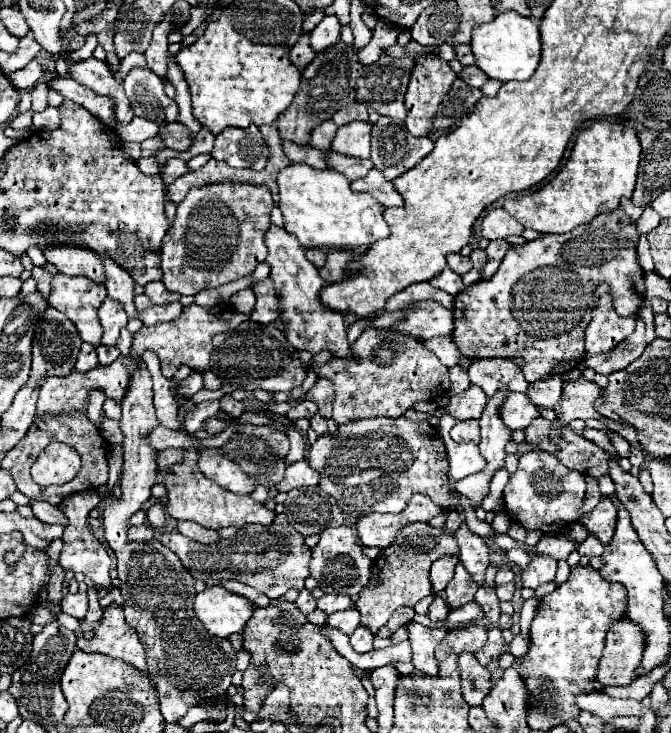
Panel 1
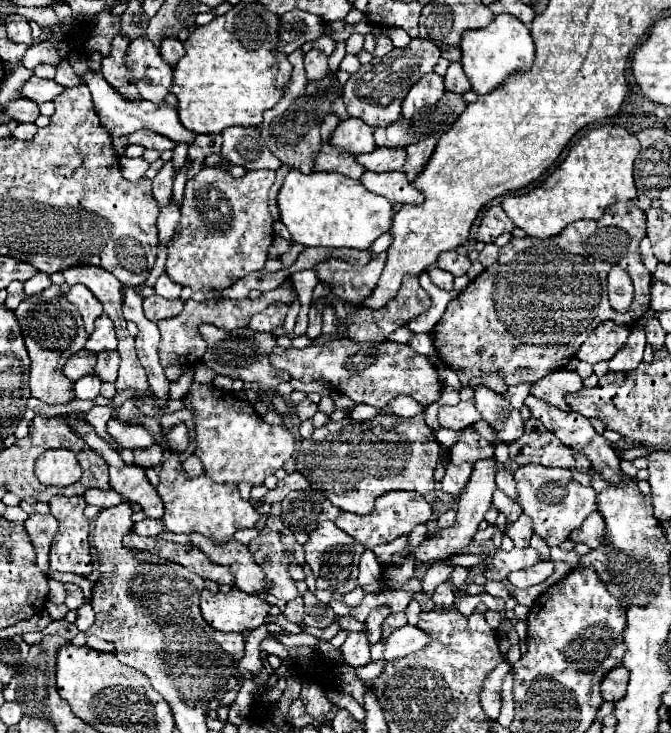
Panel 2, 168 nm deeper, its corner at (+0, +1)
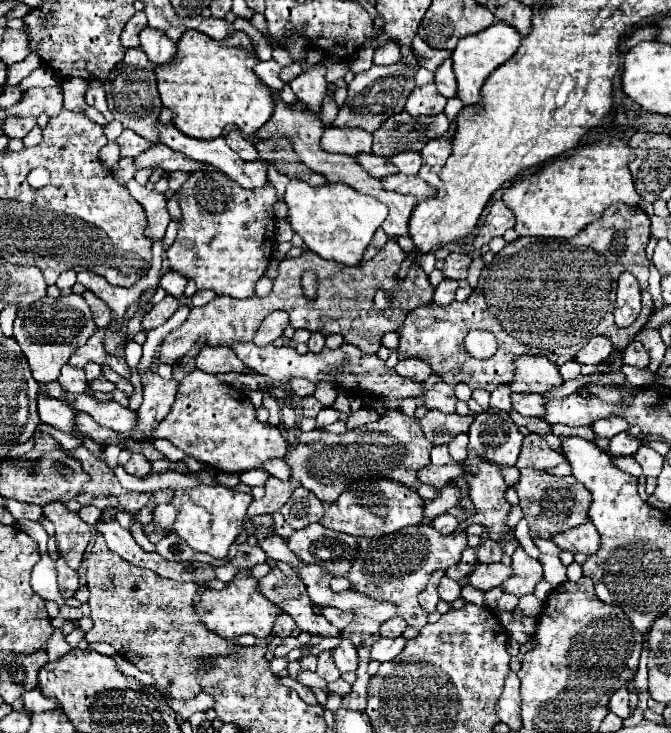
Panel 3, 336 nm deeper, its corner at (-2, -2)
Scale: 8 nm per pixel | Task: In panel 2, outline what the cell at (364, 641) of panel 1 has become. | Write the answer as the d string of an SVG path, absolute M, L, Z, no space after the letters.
M350 632L340 652L348 666L364 666L370 662L370 642L364 632Z

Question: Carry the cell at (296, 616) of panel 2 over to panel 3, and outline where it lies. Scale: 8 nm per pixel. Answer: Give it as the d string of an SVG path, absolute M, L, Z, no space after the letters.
M282 613L282 615L274 621L274 635L276 635L276 637L288 637L294 627L296 627L294 619L288 617L286 613Z

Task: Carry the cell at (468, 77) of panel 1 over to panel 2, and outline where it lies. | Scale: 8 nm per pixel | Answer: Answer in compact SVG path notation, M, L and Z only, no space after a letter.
M452 62L450 64L448 72L444 74L444 84L446 84L446 90L452 90L456 94L466 94L472 88L468 76L462 72L462 64L460 62Z

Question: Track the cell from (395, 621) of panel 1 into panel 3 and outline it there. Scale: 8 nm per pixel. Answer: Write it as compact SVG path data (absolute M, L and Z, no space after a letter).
M392 617L380 625L380 637L400 637L406 629L406 621L402 617Z

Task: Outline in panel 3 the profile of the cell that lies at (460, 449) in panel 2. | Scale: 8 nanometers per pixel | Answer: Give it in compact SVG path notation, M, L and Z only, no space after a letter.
M488 461L480 463L478 475L466 475L472 501L476 501L478 515L470 517L470 521L486 527L486 533L490 539L502 543L502 549L506 555L512 555L516 551L516 539L504 541L506 533L512 533L512 527L506 523L510 513L510 503L504 499L506 483L502 479L502 473L496 469L496 465L488 465Z

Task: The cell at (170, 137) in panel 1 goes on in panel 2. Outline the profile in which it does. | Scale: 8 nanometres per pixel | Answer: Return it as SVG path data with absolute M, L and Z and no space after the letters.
M138 130L138 132L130 134L128 138L130 138L130 144L142 144L144 148L154 148L160 152L176 148L176 144L170 138L166 138L158 132L152 132L152 130Z

